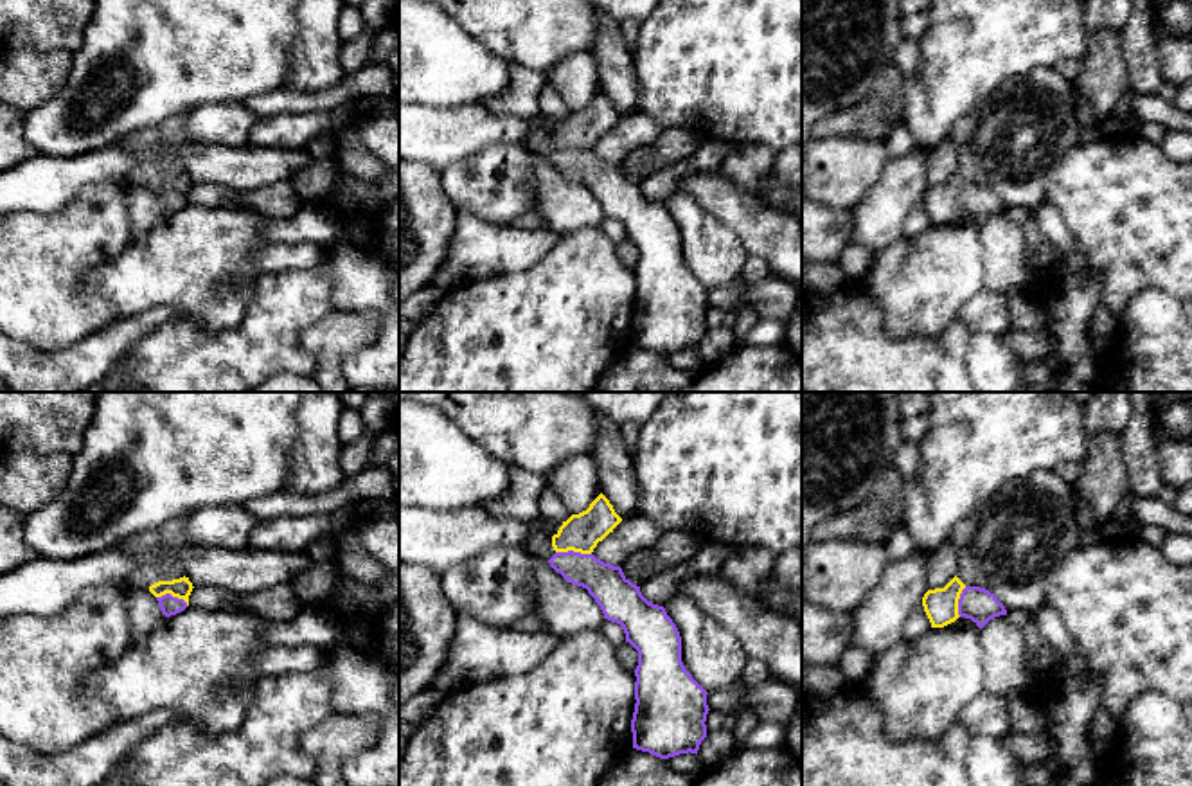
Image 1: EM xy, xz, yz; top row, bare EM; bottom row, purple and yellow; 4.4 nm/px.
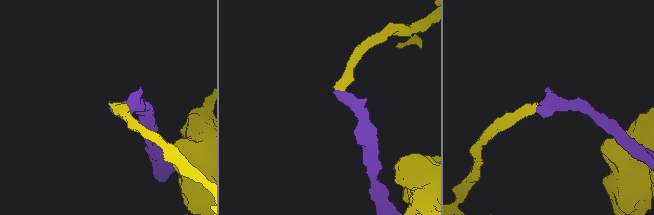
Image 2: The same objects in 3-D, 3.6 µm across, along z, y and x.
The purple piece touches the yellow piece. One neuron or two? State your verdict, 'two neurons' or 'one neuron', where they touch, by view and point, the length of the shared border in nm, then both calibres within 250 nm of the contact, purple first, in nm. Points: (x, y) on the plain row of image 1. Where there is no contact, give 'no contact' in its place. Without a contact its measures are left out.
one neuron; contact xz (572, 148); length 160 nm; calibres 170 and 170 nm

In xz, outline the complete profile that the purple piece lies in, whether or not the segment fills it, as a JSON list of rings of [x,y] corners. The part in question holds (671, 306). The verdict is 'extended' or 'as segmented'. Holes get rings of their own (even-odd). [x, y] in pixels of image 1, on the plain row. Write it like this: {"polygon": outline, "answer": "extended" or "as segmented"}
{"polygon": [[[600,90],[586,108],[572,112],[552,133],[556,151],[550,164],[568,180],[583,183],[600,203],[604,216],[622,223],[626,239],[638,248],[635,266],[635,309],[631,317],[633,345],[660,356],[680,351],[698,351],[707,335],[707,288],[692,275],[681,259],[681,234],[663,203],[649,200],[640,183],[633,182],[620,164],[597,156],[592,149],[622,119],[609,97]]], "answer": "extended"}

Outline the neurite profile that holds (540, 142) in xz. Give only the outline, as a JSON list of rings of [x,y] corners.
[[[536,130],[532,135],[527,138],[525,146],[539,156],[550,156],[556,147],[552,144],[552,133]]]

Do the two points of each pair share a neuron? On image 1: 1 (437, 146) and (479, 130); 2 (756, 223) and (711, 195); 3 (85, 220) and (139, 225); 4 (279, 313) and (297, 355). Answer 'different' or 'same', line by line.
1: same
2: same
3: different
4: same

